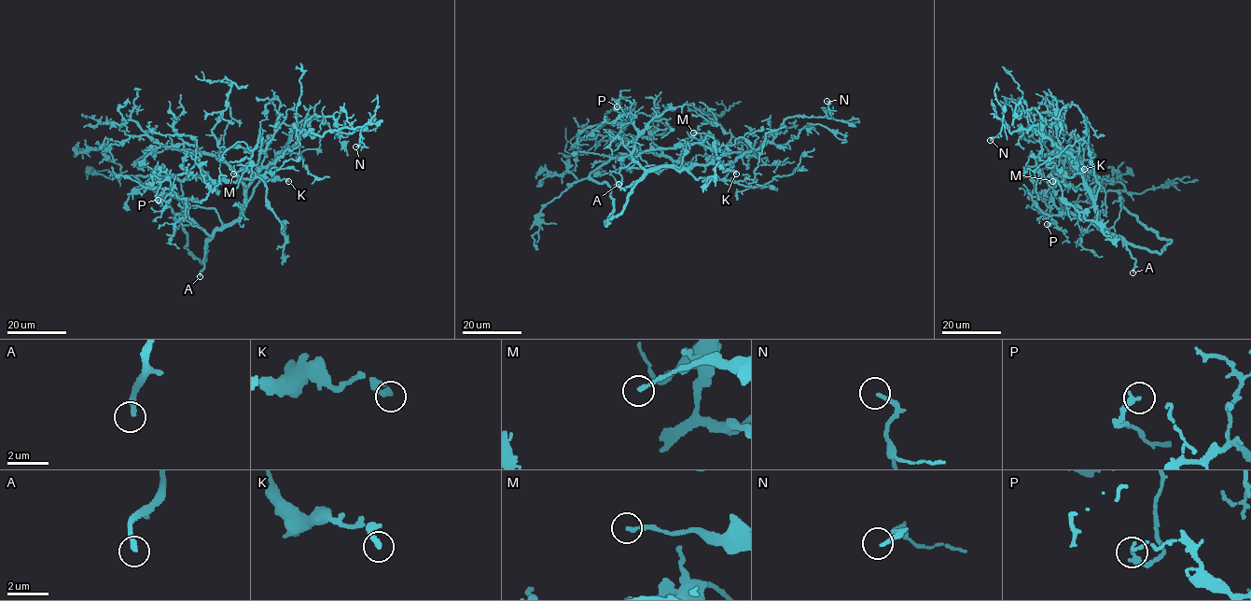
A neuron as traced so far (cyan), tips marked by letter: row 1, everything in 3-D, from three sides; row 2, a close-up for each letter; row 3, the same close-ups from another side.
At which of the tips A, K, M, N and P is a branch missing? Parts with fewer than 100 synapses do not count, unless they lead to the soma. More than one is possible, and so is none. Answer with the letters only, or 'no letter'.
A

